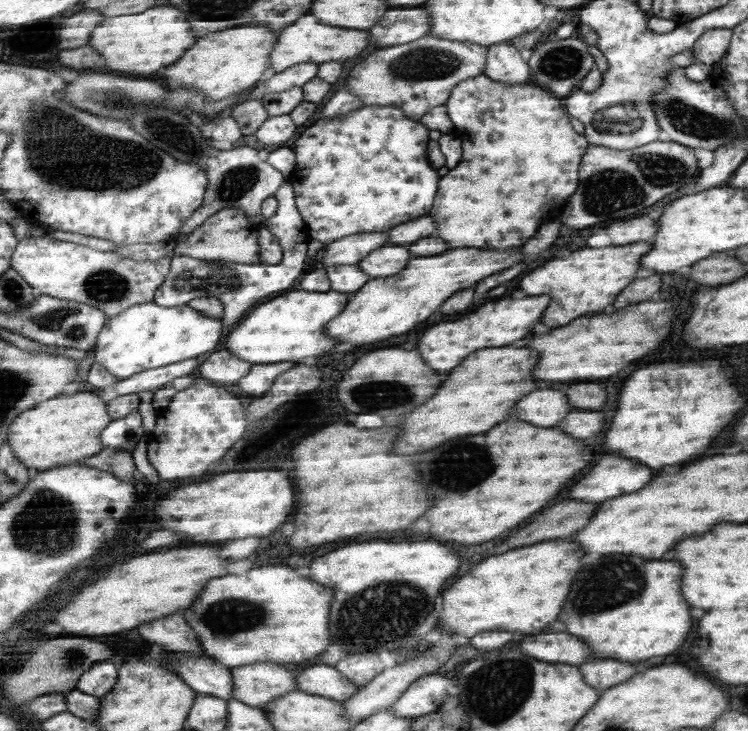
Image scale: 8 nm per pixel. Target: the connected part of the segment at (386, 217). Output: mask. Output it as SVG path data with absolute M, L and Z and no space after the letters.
M376 105L362 106L359 109L348 111L346 115L341 117L322 117L310 125L310 127L307 127L292 147L295 152L295 170L288 175L287 182L292 184L292 188L295 189L295 203L299 205L299 212L304 220L307 221L310 236L326 246L345 236L356 235L362 232L387 232L399 224L428 215L430 208L434 206L432 202L435 202L435 199L438 198L438 180L440 180L438 172L434 170L434 166L427 156L427 148L431 142L431 139L428 138L428 132L430 130L428 130L427 125L404 115L404 111L396 107L396 105L381 107Z

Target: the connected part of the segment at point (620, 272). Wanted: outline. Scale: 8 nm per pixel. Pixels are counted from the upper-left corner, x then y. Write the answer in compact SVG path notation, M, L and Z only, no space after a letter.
M628 244L628 246L608 246L608 248L586 248L576 250L570 256L554 258L544 266L538 266L518 282L518 290L528 296L552 296L552 304L548 304L548 312L544 312L544 324L550 328L566 326L578 316L600 314L606 306L610 306L634 278L640 268L640 258L650 250L648 244Z

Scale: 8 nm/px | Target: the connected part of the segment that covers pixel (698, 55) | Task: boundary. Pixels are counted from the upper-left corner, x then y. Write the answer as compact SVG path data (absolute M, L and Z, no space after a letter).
M728 28L704 31L692 48L692 55L694 55L696 63L713 65L724 58L726 51L728 51L732 33L732 29Z

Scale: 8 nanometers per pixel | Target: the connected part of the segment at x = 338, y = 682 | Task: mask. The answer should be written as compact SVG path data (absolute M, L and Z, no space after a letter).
M322 662L296 671L298 691L324 696L330 700L348 700L348 697L360 691L360 686L350 682L344 674L332 665Z

